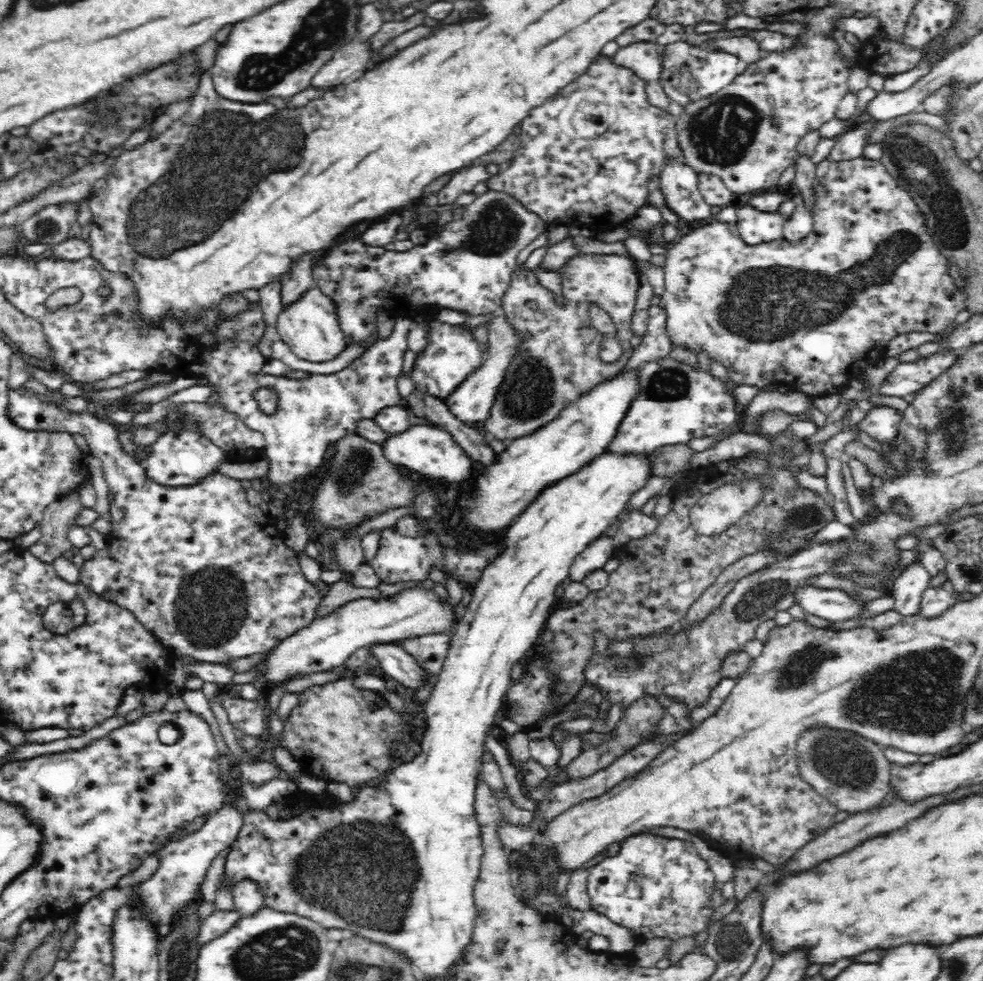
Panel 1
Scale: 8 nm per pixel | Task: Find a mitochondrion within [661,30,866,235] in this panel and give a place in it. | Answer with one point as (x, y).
(722, 132)

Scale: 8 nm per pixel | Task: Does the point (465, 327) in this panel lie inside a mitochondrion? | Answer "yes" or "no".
no

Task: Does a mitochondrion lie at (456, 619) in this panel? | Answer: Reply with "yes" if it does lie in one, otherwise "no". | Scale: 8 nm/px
no

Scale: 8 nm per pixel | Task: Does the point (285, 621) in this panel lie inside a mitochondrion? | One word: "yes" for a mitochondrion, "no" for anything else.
no

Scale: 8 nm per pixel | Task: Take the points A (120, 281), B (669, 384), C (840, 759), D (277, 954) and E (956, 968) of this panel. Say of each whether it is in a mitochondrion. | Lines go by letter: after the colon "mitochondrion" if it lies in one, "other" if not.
A: other
B: mitochondrion
C: mitochondrion
D: mitochondrion
E: mitochondrion

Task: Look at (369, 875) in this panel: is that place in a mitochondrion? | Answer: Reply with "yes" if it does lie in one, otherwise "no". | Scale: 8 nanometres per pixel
yes

